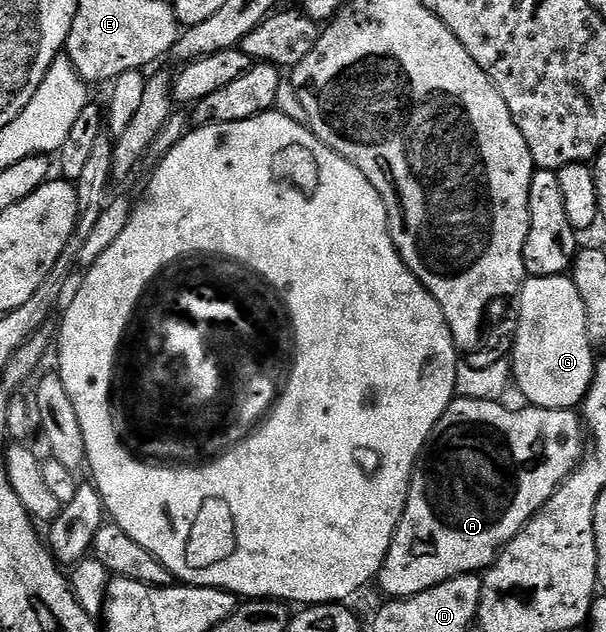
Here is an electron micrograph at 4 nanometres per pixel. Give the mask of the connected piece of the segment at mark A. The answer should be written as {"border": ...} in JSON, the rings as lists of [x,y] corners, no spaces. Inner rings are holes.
{"border":[[[458,397],[443,412],[417,459],[405,511],[375,579],[386,599],[410,598],[455,576],[488,570],[506,544],[541,511],[565,477],[581,463],[585,434],[577,410],[548,410],[530,405],[524,409],[508,410],[500,401]]]}

